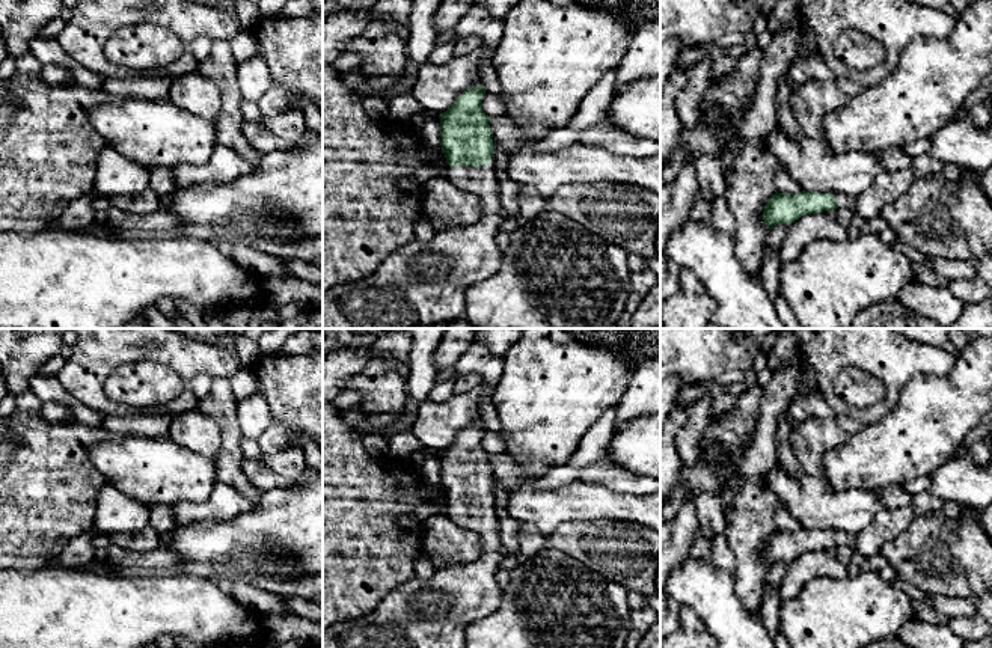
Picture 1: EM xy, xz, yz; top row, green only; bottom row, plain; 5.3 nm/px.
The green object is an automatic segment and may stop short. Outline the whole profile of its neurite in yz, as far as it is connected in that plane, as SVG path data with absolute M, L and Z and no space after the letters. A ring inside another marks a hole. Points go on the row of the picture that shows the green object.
M805 190L798 194L776 191L764 206L763 220L772 229L778 223L791 225L802 215L835 211L838 206L855 211L855 196Z

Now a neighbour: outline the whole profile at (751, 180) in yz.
M761 137L748 139L733 158L730 170L724 170L727 206L734 219L734 252L745 273L754 280L760 276L764 261L764 244L770 228L763 220L769 199L776 193L775 175L779 170L773 155L769 154Z

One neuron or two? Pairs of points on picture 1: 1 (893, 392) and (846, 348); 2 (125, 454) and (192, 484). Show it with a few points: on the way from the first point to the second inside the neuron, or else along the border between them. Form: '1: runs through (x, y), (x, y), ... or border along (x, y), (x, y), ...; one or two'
1: runs through (890, 377), (861, 348); one
2: runs through (142, 467), (175, 473); one

